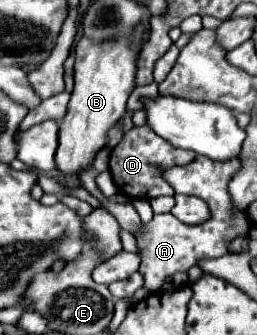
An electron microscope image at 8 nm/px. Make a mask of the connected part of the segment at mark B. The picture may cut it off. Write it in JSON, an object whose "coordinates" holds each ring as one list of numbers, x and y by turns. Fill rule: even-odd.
{"coordinates":[[81,38,75,48,75,90,71,92,71,100,67,106,65,118,59,122,59,146,55,154,57,170,63,176,79,176,83,170,87,170,97,152,107,146,109,130,123,118,127,110,127,98,135,88,135,58,139,54,139,48,129,48,125,40,115,42,89,42,89,38]]}

